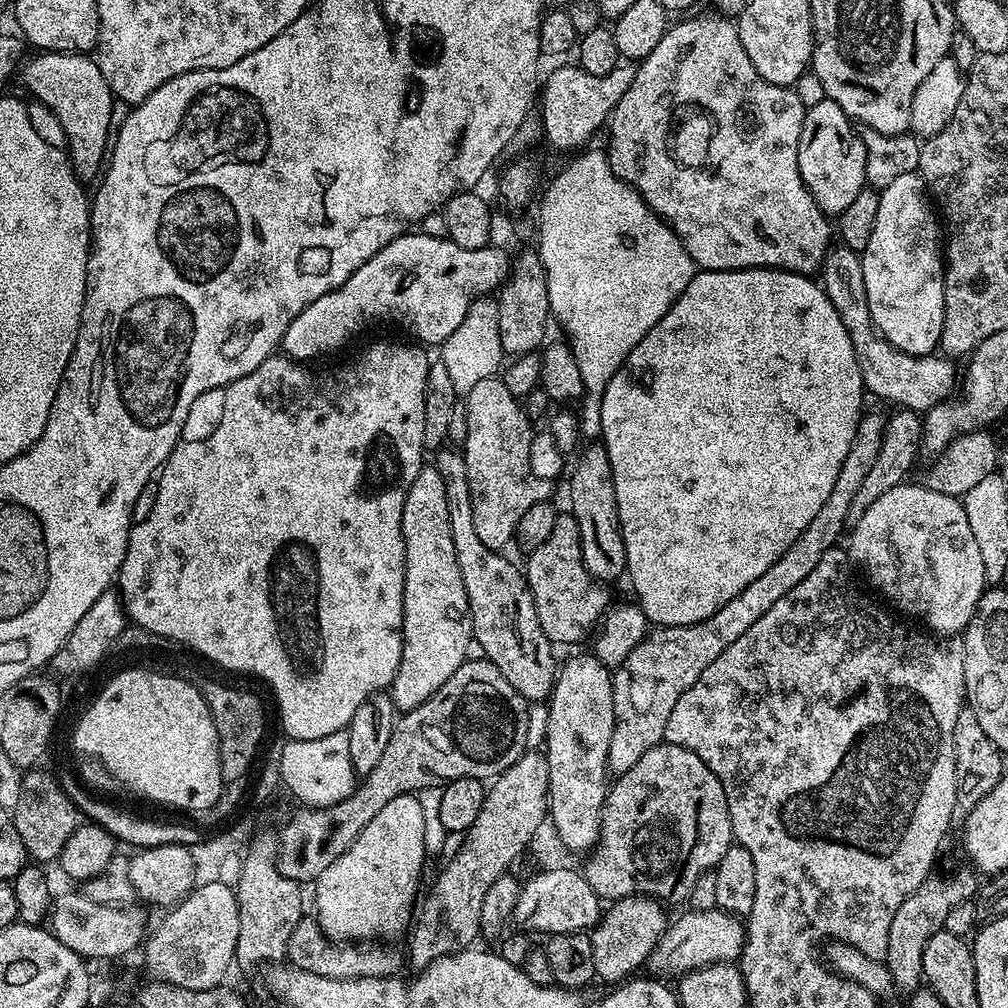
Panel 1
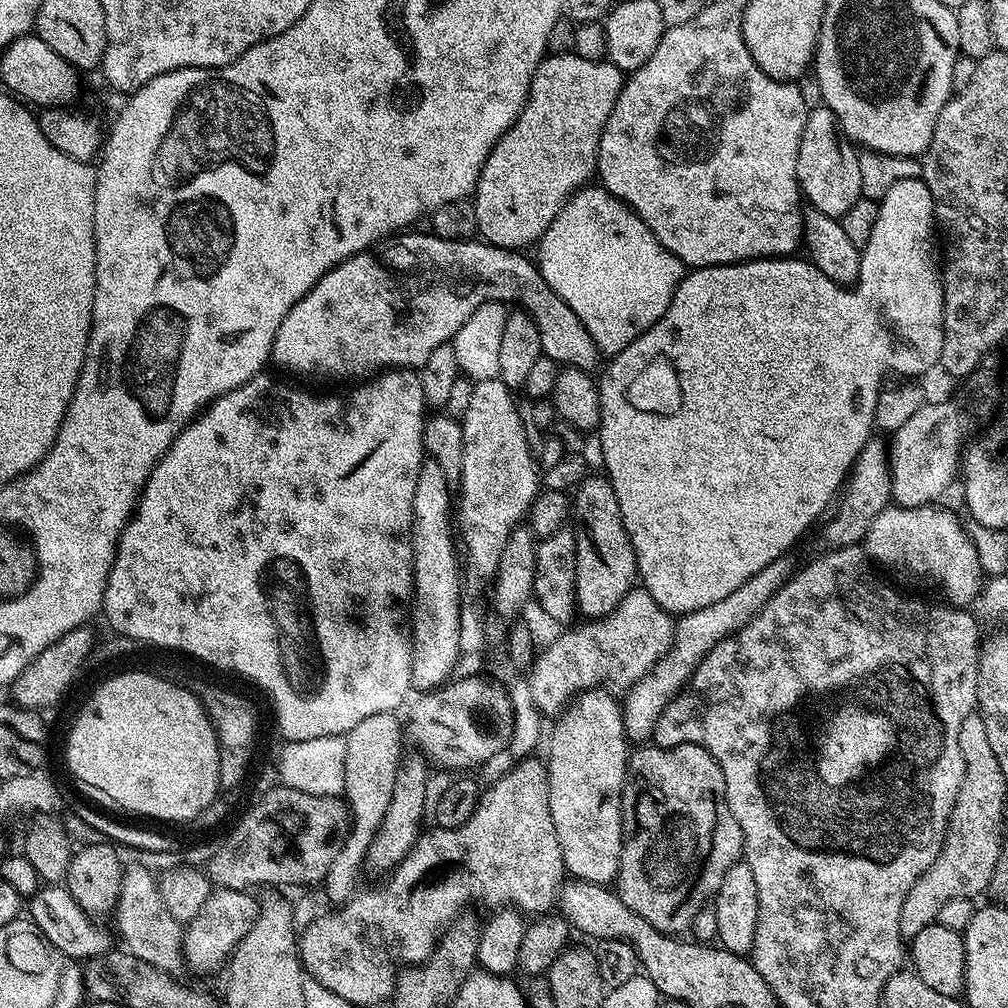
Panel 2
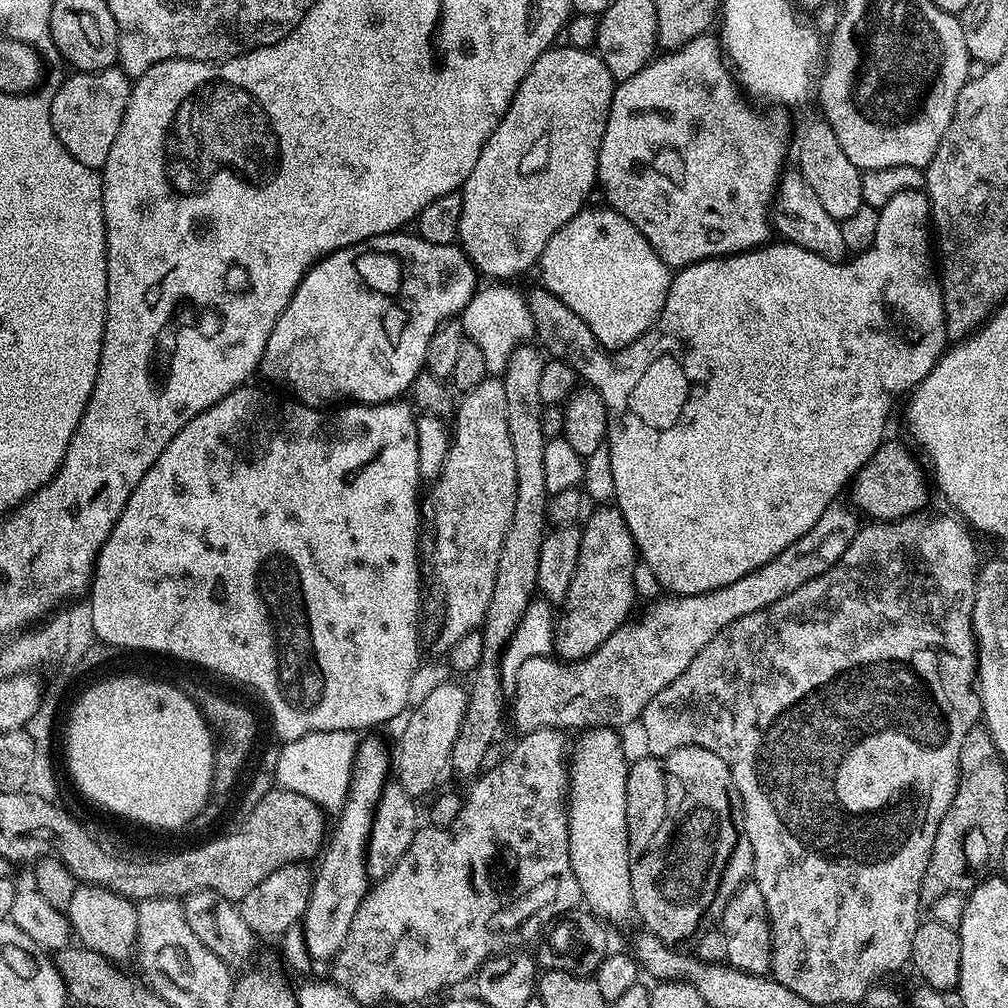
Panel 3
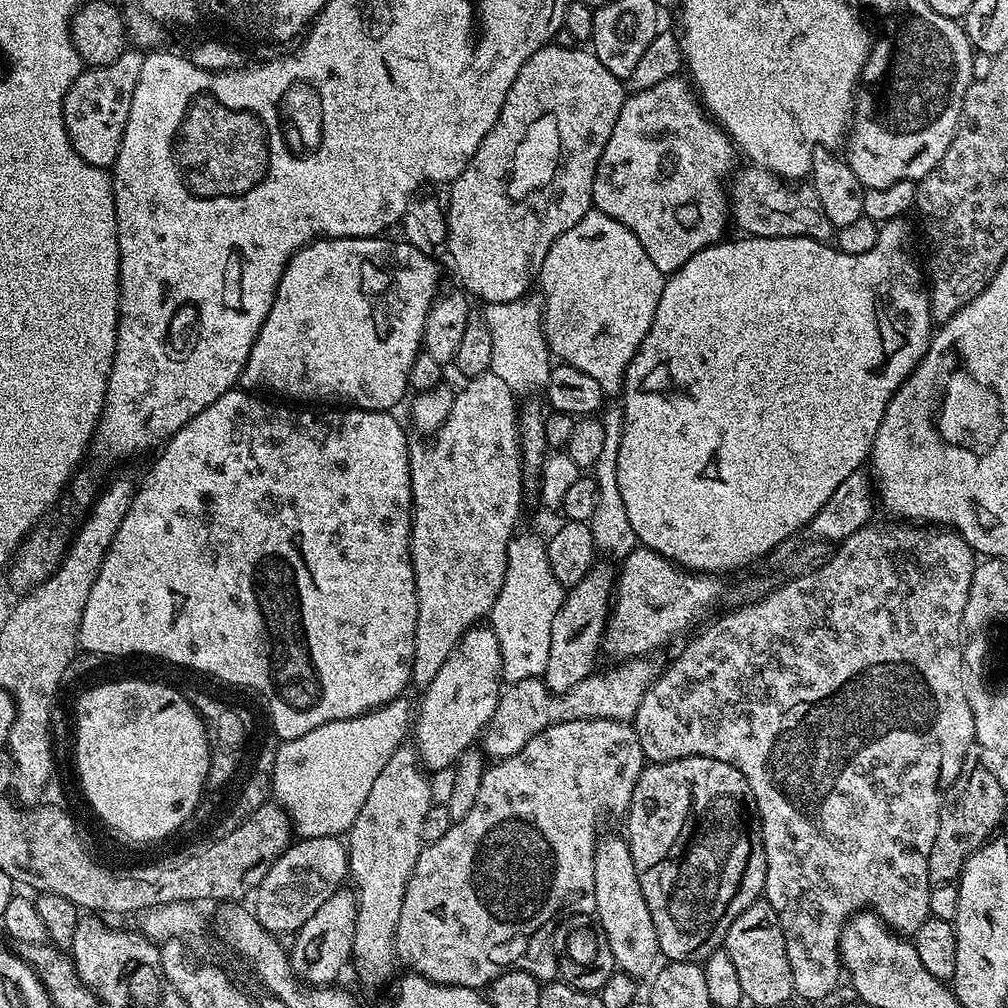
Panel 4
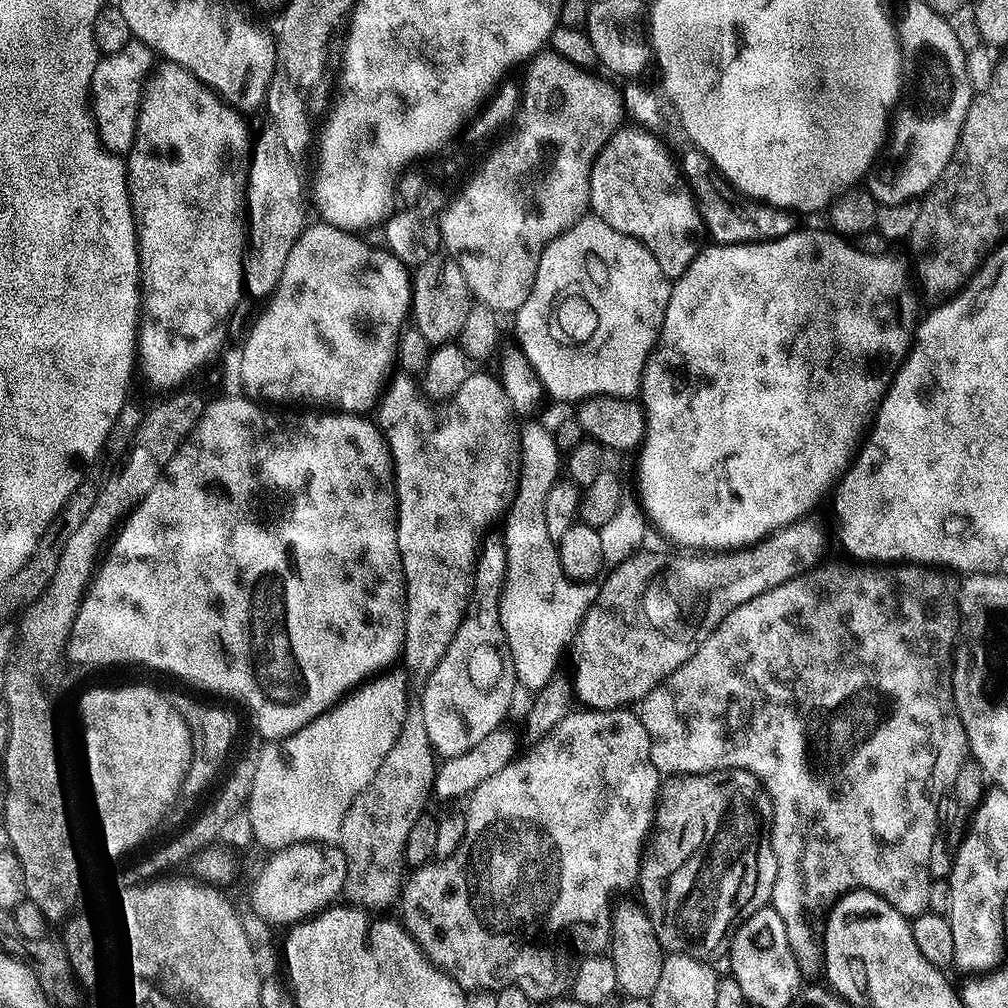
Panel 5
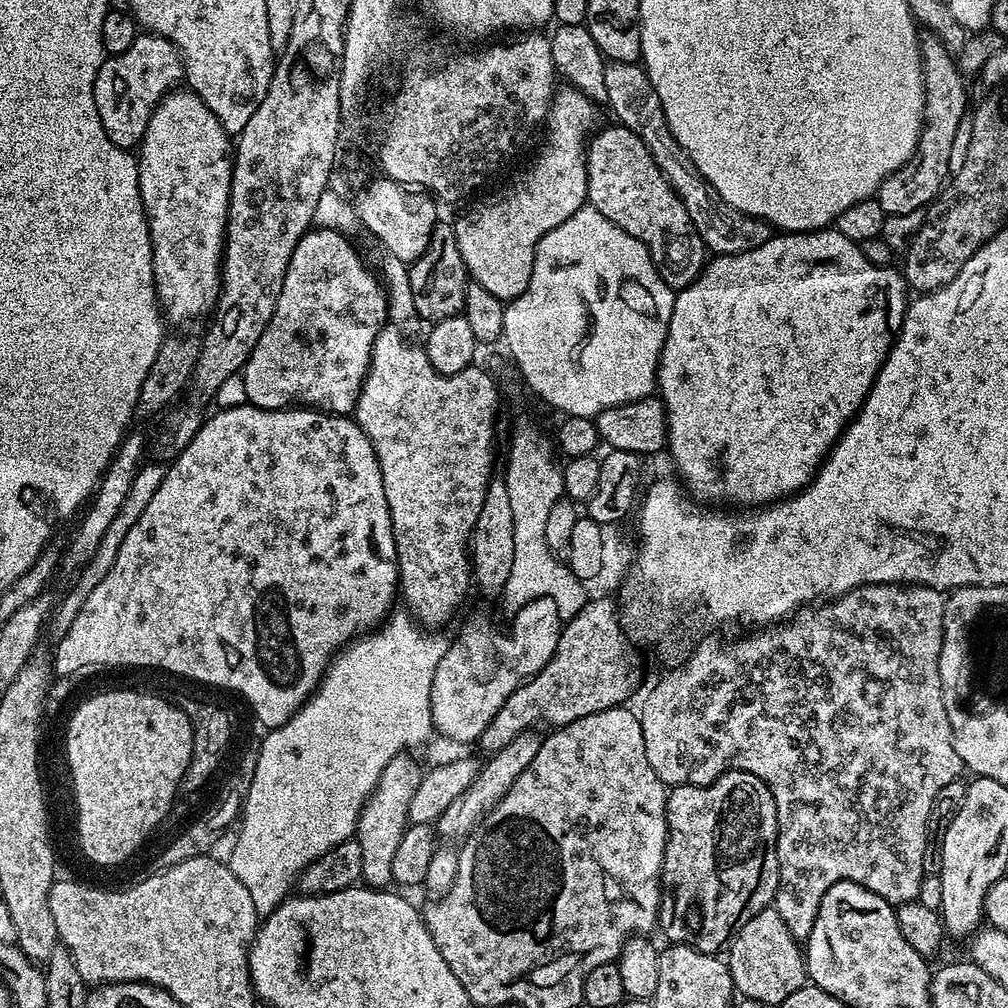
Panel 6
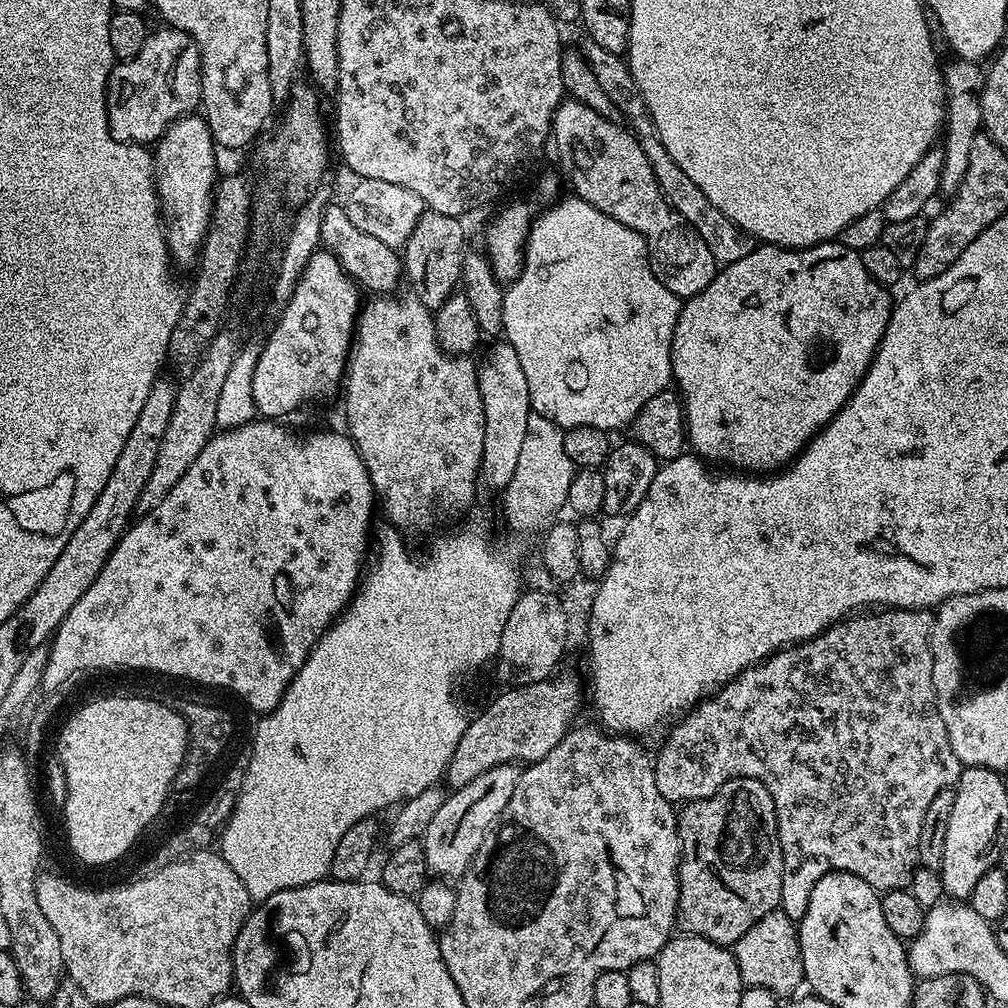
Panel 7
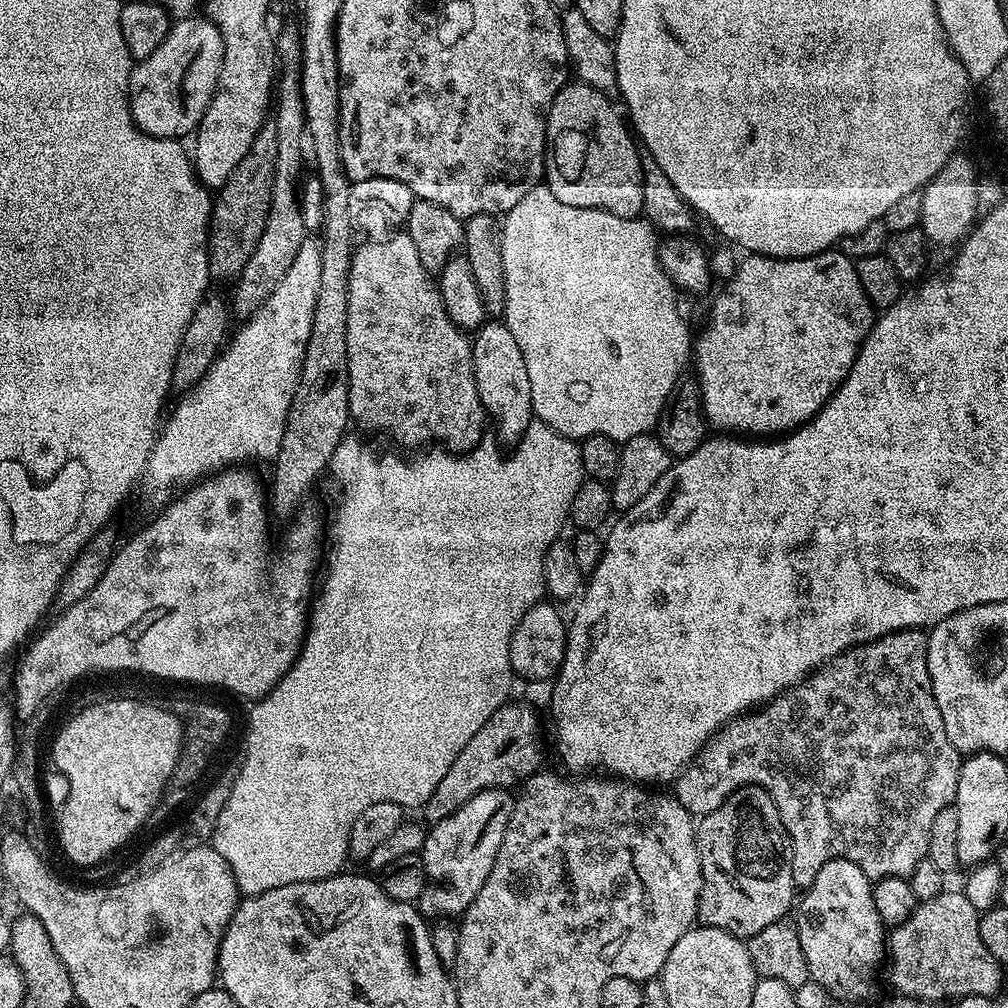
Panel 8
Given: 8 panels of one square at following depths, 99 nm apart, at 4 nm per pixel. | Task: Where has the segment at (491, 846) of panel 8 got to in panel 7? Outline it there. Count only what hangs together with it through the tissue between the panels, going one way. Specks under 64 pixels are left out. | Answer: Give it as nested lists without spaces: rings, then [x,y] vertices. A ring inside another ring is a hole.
[[[519,763],[499,764],[445,795],[438,814],[434,814],[422,837],[426,862],[437,877],[460,878],[471,868],[474,858],[485,847],[484,839],[487,836],[489,839],[490,833],[499,825],[514,794],[514,786],[518,786],[521,771]]]

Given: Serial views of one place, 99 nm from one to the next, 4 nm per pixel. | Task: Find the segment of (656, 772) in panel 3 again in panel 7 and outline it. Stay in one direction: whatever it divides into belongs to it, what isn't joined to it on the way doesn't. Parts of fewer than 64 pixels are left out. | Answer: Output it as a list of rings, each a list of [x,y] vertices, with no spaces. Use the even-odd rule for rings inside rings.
[[[745,776],[725,780],[710,798],[685,803],[678,812],[680,902],[676,928],[715,944],[735,946],[758,918],[779,909],[784,863],[776,807],[766,786]]]

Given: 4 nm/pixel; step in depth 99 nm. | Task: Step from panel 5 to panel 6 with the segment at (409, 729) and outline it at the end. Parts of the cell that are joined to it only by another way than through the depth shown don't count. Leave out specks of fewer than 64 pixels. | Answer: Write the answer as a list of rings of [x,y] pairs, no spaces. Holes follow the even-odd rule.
[[[401,754],[390,758],[390,762],[386,766],[386,770],[382,770],[382,774],[378,778],[376,788],[364,801],[364,808],[360,812],[360,817],[356,823],[356,831],[354,839],[358,842],[358,846],[362,846],[362,880],[367,887],[387,889],[393,883],[391,876],[391,862],[394,854],[397,853],[398,844],[402,841],[404,831],[409,826],[408,811],[410,810],[410,798],[414,798],[414,790],[418,790],[418,782],[422,775],[422,767],[416,760],[411,760],[411,755]]]

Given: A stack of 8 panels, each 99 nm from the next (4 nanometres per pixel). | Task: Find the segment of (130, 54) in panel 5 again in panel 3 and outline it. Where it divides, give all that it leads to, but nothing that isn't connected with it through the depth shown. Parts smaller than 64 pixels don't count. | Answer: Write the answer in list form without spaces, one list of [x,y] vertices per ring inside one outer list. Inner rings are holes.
[[[119,66],[101,72],[73,71],[68,75],[72,76],[66,77],[60,89],[51,93],[50,122],[54,126],[54,134],[58,134],[58,142],[62,142],[62,146],[82,162],[82,166],[103,169],[114,147],[114,138],[118,138],[133,81]]]

